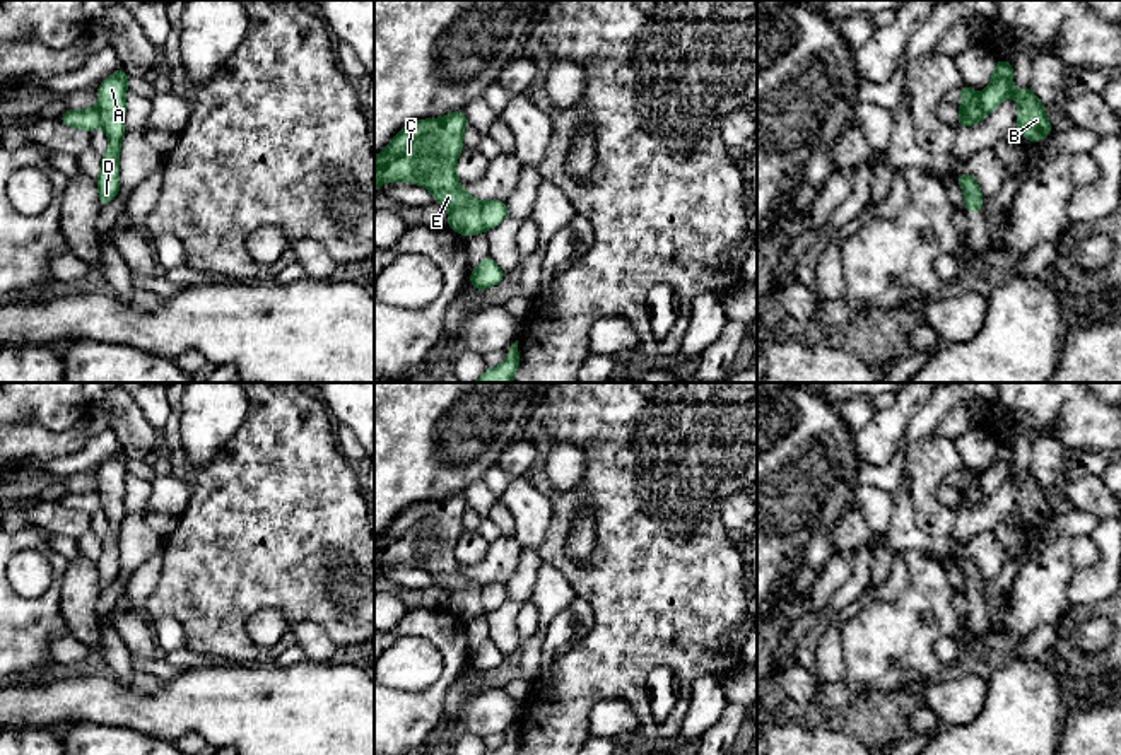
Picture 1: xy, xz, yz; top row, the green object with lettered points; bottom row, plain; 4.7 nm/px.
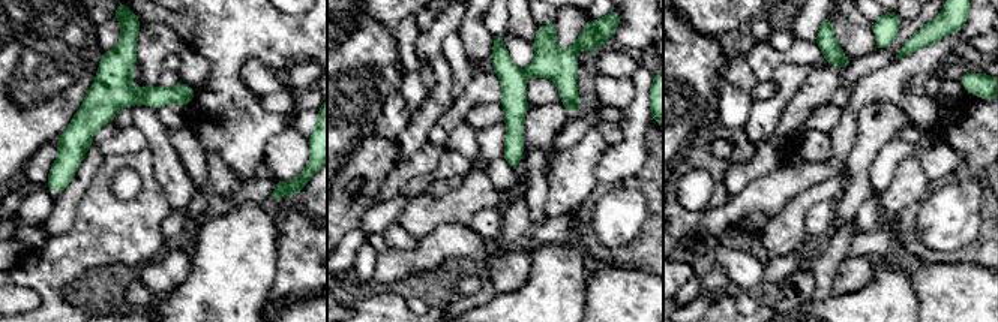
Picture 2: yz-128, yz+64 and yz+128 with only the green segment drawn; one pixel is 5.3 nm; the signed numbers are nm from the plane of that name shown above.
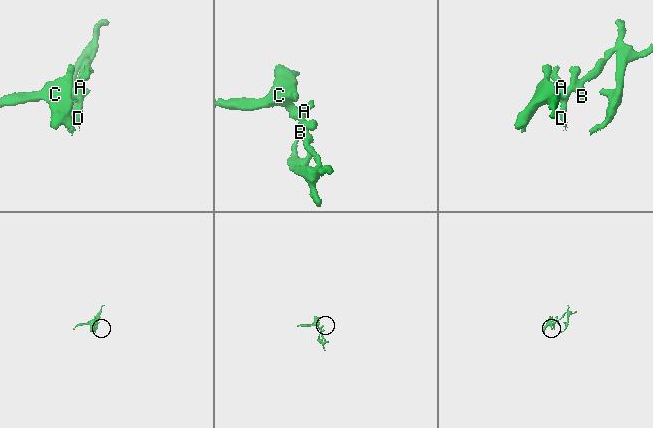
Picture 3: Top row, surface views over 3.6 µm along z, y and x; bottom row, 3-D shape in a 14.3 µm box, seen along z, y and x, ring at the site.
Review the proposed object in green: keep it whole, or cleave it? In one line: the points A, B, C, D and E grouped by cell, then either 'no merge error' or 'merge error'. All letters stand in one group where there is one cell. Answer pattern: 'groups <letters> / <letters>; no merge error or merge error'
groups A D / B C E; merge error

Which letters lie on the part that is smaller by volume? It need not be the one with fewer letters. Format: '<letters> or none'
A, D

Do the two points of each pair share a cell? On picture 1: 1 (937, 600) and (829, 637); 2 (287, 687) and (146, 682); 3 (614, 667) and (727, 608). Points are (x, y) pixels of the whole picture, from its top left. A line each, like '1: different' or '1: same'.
1: different
2: different
3: same

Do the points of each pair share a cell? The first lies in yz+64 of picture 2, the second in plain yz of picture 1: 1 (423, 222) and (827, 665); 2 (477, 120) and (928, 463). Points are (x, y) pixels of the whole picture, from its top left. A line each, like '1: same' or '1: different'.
1: different
2: same

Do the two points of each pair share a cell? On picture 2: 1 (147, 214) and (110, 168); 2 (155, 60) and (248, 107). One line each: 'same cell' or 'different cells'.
1: same cell
2: different cells

